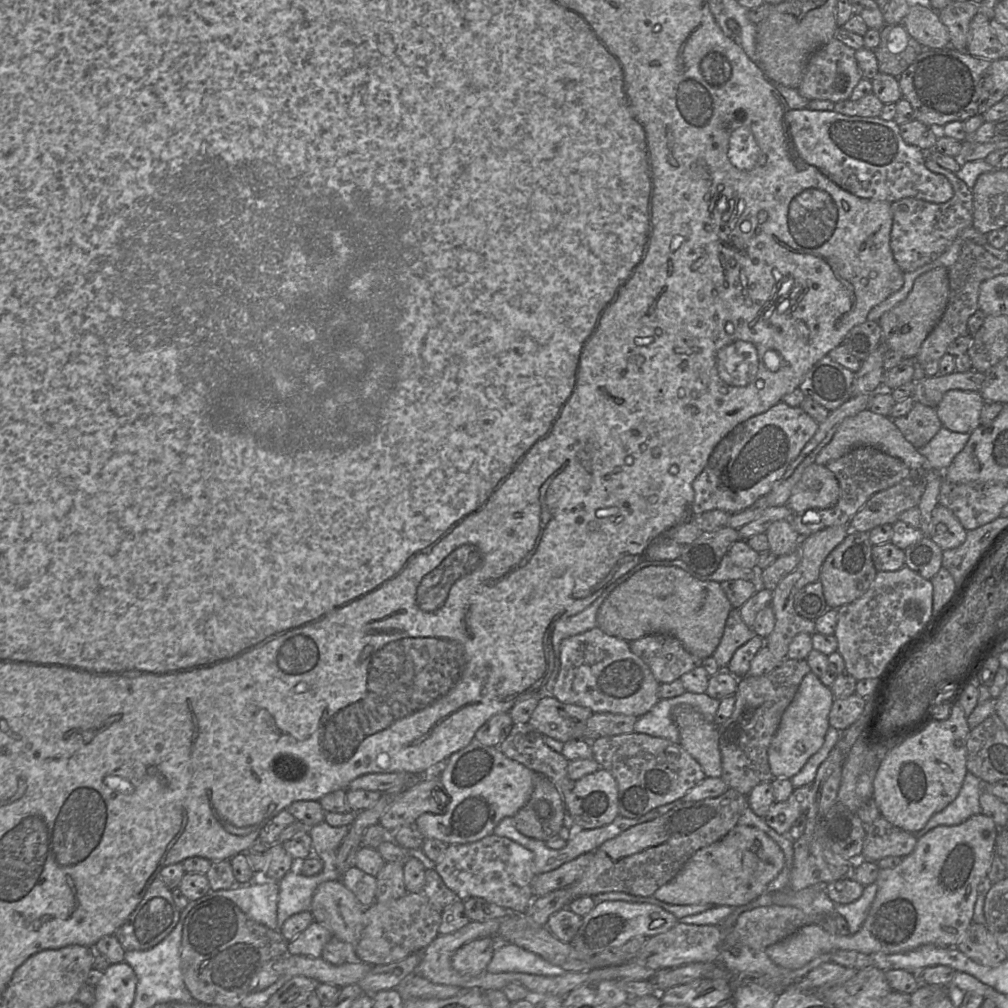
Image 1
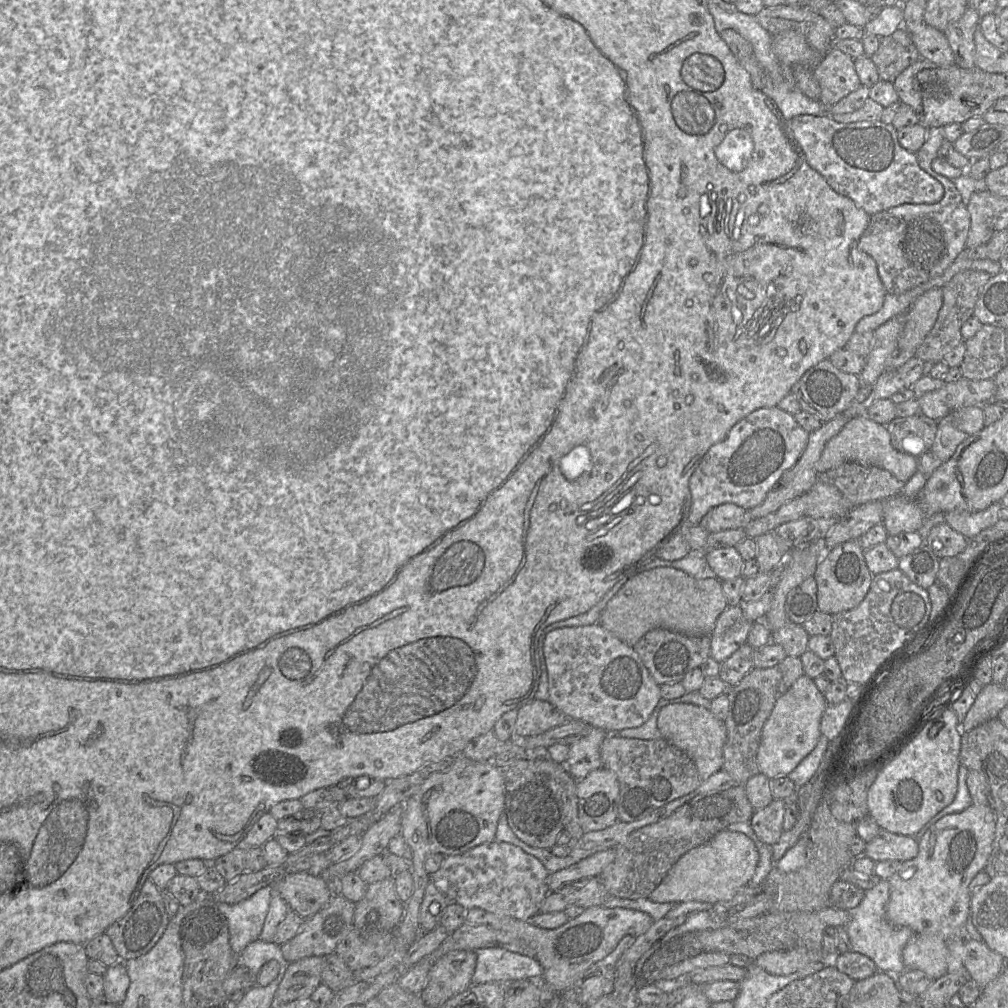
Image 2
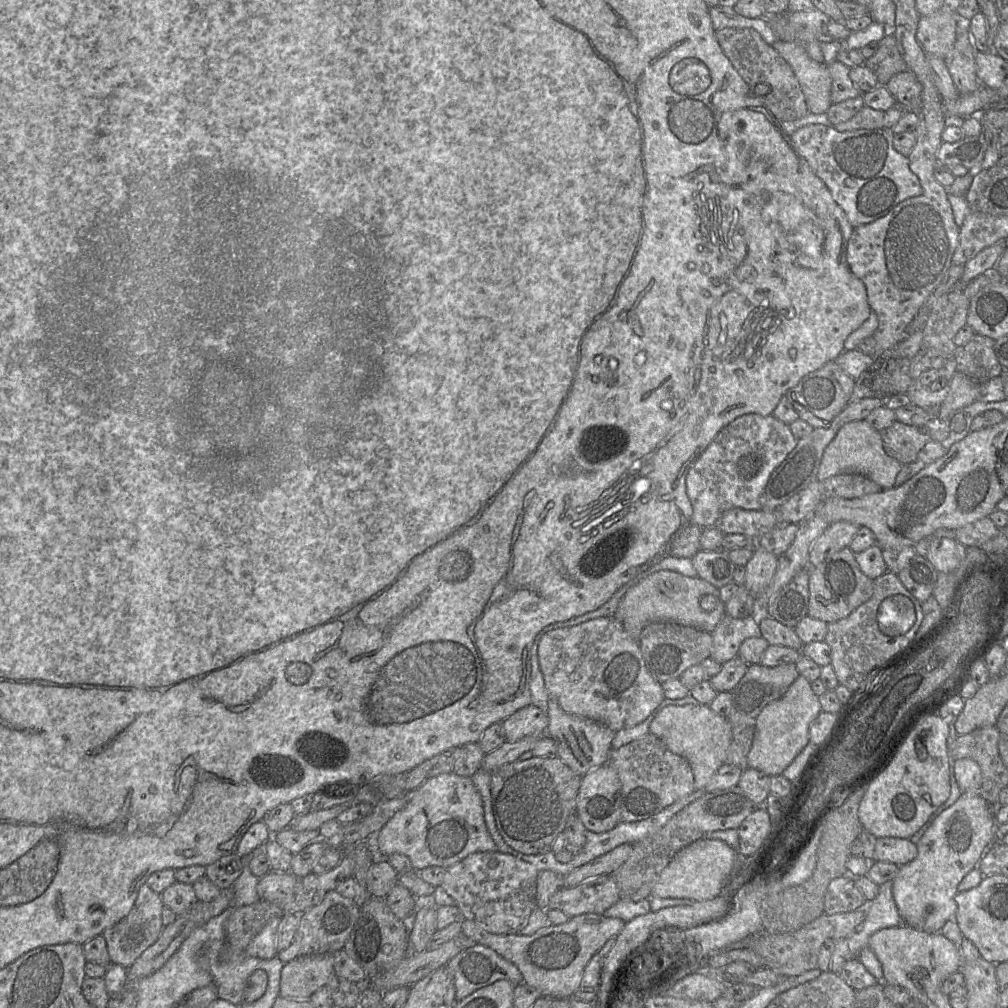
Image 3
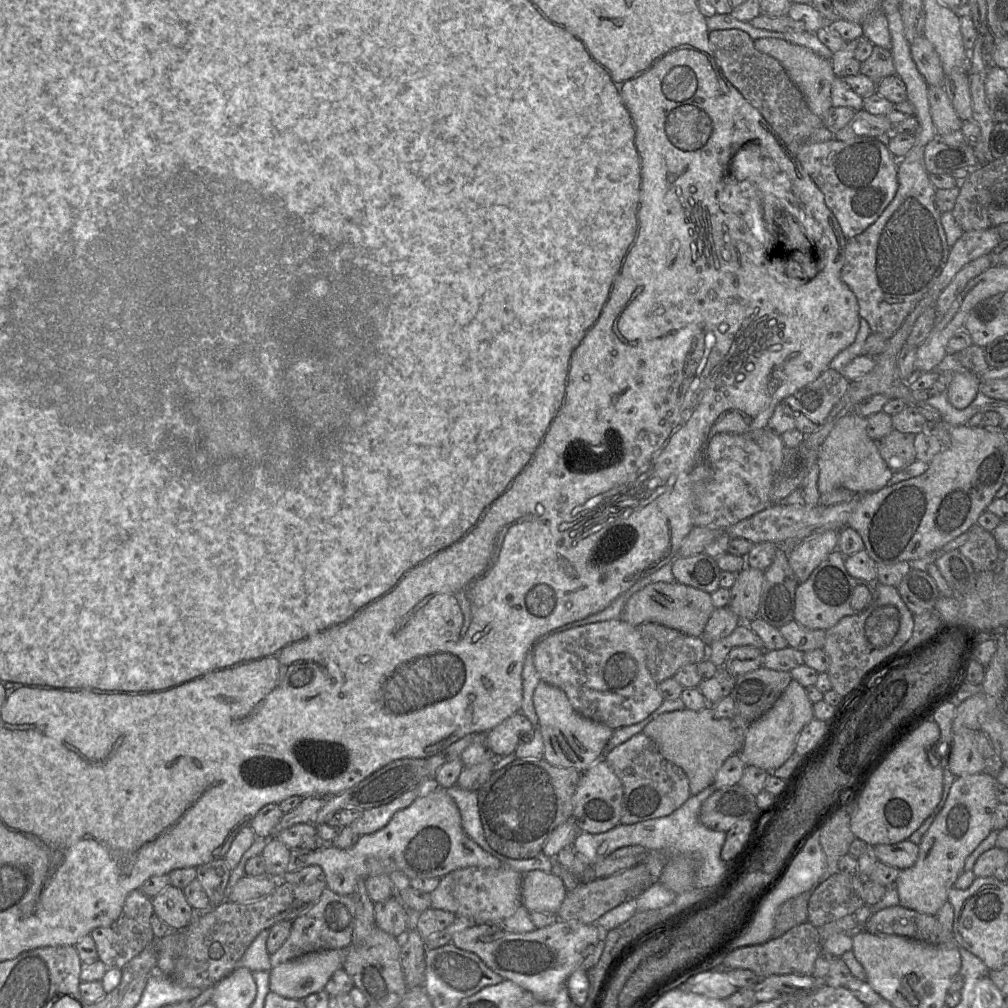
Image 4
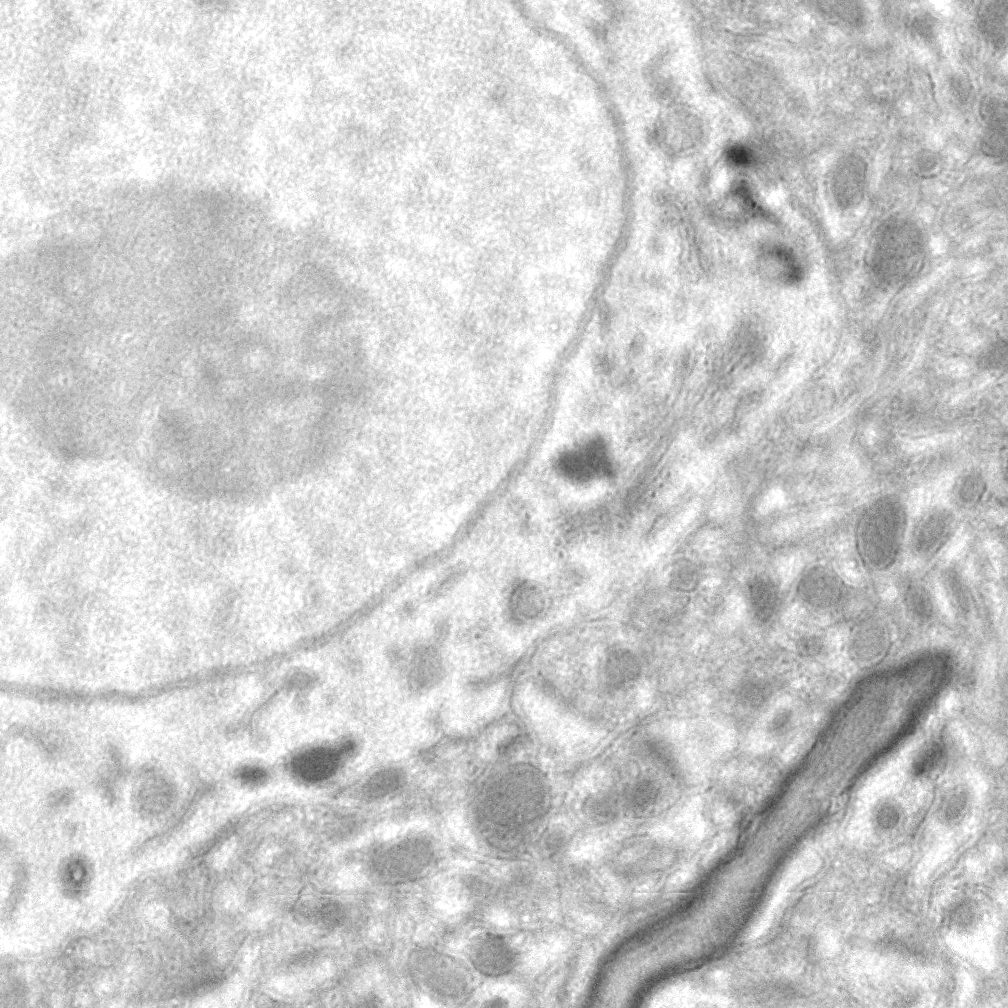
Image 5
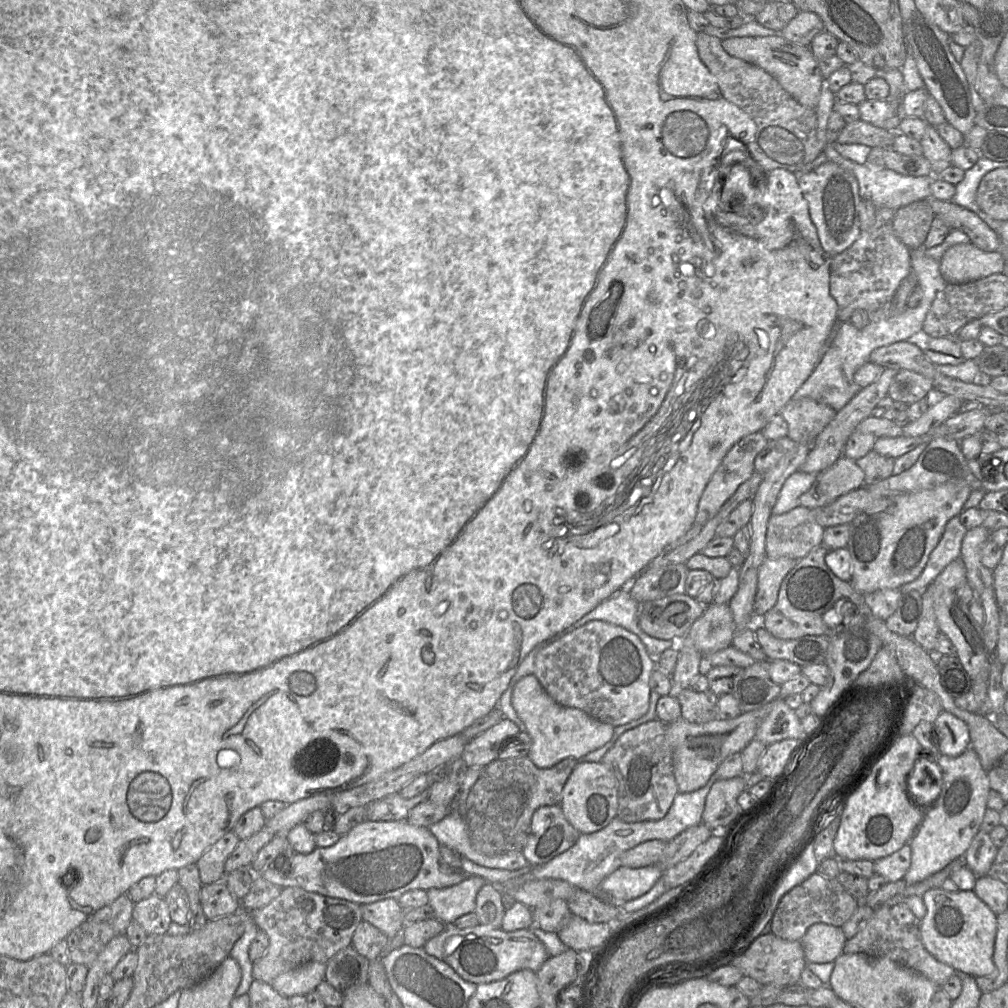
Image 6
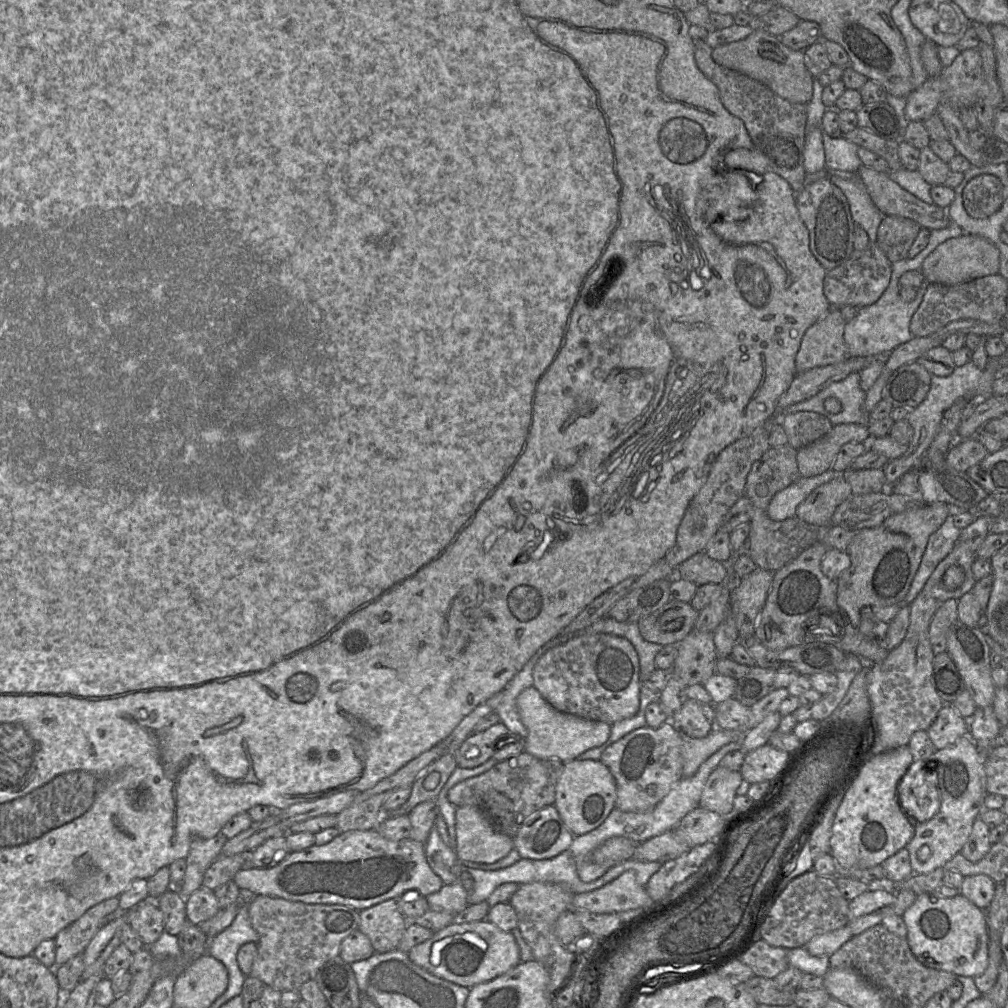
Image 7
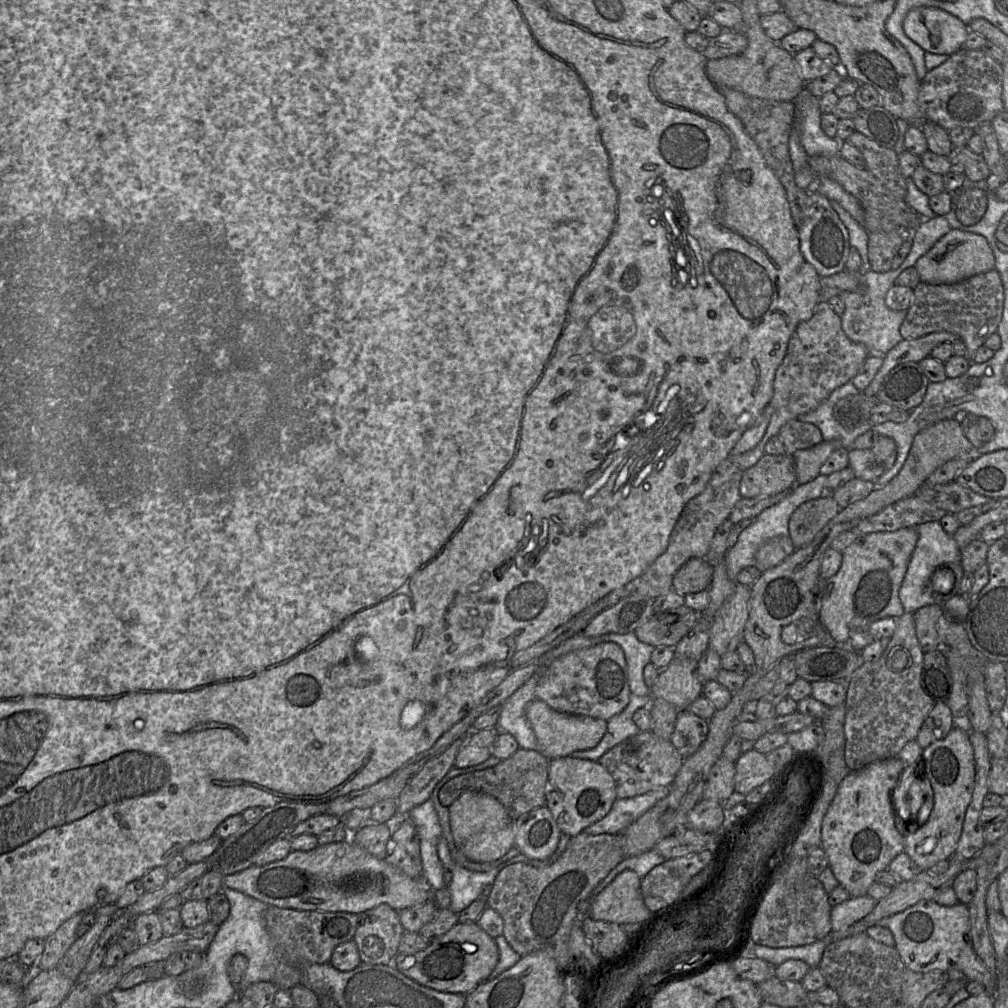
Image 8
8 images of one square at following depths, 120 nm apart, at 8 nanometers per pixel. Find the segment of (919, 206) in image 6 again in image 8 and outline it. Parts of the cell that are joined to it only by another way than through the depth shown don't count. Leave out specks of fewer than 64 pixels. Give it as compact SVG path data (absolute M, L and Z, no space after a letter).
M898 228L889 232L869 233L866 269L882 273L891 270L894 256L905 240L912 239L913 231Z

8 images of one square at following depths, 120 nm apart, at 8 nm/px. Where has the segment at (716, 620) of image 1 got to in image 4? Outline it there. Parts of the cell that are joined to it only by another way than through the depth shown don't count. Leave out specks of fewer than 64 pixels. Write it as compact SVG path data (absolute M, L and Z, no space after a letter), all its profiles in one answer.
M657 582L634 593L626 602L621 619L639 627L648 622L678 630L686 635L701 637L704 628L715 611L711 594L678 582Z

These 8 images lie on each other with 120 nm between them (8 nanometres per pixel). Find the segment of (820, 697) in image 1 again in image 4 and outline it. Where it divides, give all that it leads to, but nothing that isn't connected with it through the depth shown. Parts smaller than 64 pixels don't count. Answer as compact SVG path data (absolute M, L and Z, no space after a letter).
M791 680L770 710L749 726L739 753L742 761L772 774L794 753L800 731L813 718L813 703L807 697L805 687Z

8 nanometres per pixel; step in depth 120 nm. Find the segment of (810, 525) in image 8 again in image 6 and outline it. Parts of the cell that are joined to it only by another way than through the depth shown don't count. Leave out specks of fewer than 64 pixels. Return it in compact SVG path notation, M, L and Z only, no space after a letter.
M839 457L834 464L816 475L811 488L799 498L799 505L817 509L864 486L864 472L856 460Z

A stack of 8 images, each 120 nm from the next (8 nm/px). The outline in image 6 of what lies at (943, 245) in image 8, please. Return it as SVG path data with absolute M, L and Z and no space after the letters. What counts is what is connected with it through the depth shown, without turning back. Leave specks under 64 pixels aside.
M969 242L947 249L939 263L940 273L948 284L965 284L1003 273L1005 259L998 251L983 251Z

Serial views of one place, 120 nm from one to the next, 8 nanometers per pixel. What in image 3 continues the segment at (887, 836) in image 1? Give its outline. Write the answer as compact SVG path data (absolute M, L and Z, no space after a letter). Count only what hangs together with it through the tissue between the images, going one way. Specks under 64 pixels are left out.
M895 837L877 838L874 850L874 861L893 863L903 866L917 856L917 845L910 839Z

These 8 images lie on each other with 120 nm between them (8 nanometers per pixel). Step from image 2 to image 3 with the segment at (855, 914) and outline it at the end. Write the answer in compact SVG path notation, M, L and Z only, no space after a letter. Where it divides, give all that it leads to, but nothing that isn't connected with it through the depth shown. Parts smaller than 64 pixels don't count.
M892 881L879 886L877 897L867 904L867 916L858 930L848 938L853 959L857 959L861 950L868 947L869 938L877 931L903 925L892 895Z

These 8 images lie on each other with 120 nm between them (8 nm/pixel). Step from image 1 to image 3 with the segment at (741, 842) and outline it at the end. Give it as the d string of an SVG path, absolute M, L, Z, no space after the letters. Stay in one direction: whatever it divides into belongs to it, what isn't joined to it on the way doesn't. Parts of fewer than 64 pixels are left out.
M699 839L682 848L664 868L655 884L652 896L703 901L720 896L731 874L737 851L716 839Z

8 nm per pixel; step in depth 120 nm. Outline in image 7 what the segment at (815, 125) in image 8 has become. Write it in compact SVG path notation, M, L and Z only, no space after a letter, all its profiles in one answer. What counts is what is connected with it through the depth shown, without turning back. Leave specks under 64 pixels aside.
M823 131L823 145L825 168L857 172L862 167L862 162L857 155L859 146L845 137L830 137Z

